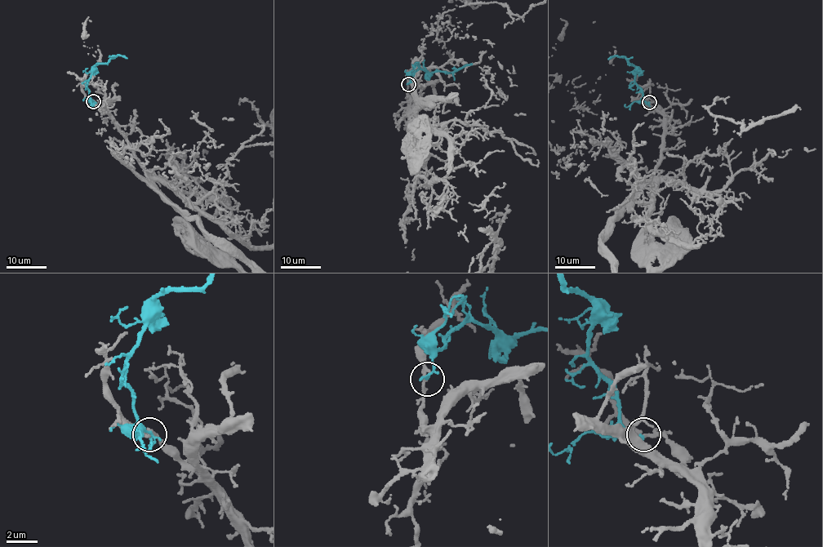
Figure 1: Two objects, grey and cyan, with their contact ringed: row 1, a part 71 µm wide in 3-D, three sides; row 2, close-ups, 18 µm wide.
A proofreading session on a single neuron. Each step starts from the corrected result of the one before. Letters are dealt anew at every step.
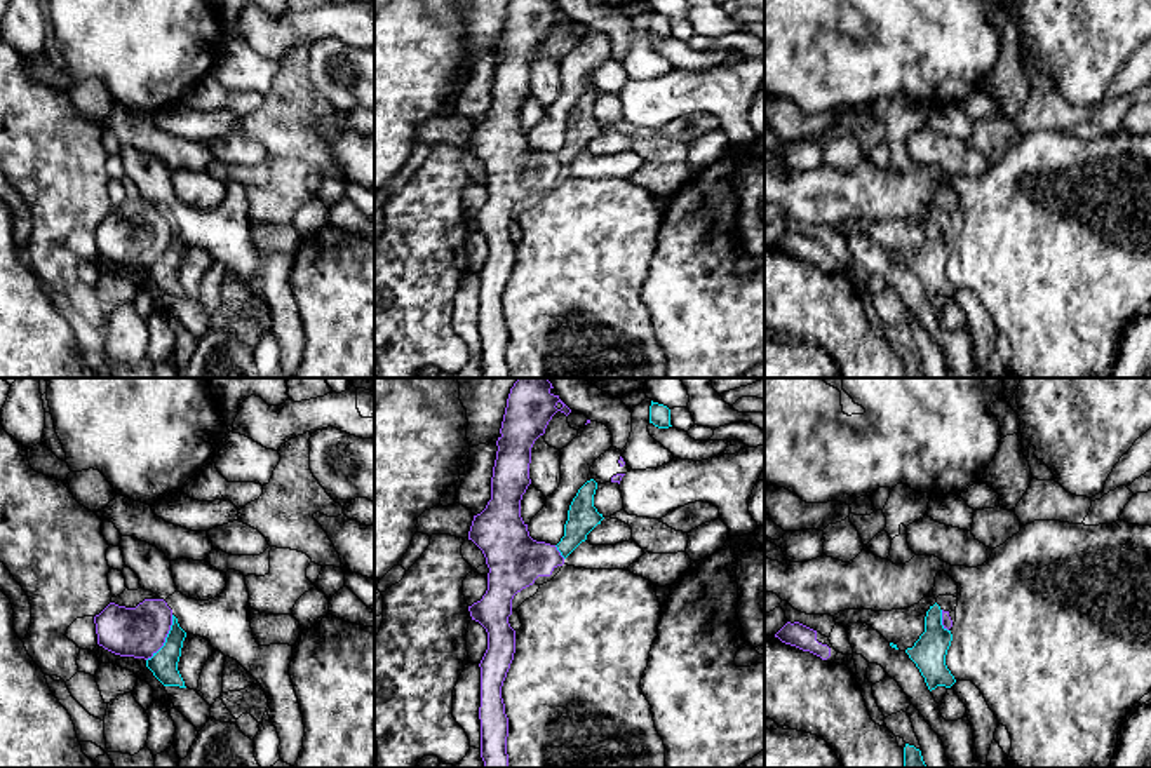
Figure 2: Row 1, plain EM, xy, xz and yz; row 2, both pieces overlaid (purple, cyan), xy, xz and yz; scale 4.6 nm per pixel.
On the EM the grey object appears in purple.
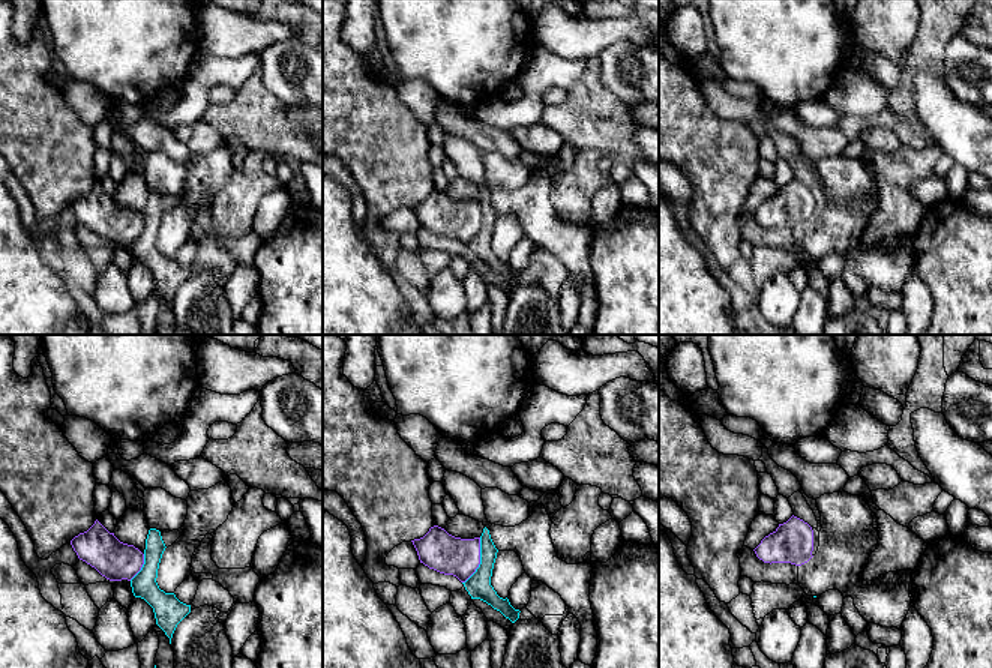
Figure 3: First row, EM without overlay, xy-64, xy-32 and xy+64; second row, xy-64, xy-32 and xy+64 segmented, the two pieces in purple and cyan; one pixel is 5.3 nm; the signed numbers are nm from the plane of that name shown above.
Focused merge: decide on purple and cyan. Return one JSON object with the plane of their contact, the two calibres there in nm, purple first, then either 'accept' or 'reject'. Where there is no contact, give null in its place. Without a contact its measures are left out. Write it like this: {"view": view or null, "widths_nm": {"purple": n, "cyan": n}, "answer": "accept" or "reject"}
{"view": "xy", "widths_nm": {"purple": 240, "cyan": 130}, "answer": "reject"}

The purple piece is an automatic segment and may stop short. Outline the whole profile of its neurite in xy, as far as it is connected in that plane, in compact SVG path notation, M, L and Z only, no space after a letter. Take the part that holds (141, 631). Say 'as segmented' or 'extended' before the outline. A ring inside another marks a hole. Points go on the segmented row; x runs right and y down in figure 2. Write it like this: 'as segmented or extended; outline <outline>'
as segmented; outline M145 599L136 608L110 603L94 616L98 644L134 658L151 658L165 643L172 610L164 599Z

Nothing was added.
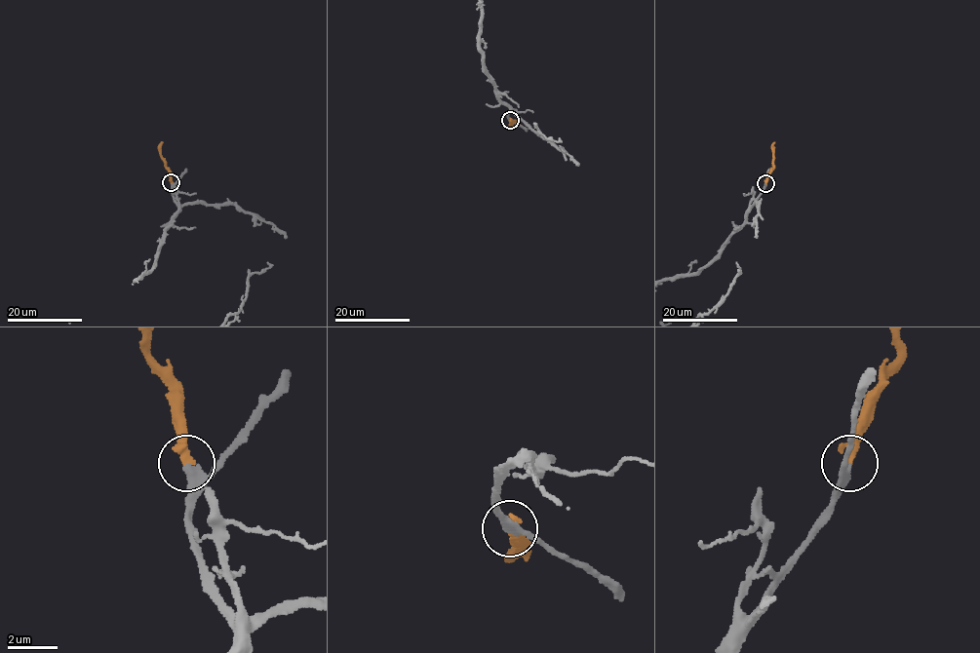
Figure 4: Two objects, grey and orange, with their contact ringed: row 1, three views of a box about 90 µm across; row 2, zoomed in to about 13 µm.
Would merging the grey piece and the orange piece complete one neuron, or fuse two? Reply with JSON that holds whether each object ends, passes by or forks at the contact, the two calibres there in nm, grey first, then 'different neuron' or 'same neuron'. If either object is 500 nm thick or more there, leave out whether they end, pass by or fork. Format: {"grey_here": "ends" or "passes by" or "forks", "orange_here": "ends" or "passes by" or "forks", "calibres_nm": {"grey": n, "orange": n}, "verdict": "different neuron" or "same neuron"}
{"grey_here": "passes by", "orange_here": "passes by", "calibres_nm": {"grey": 240, "orange": 220}, "verdict": "same neuron"}

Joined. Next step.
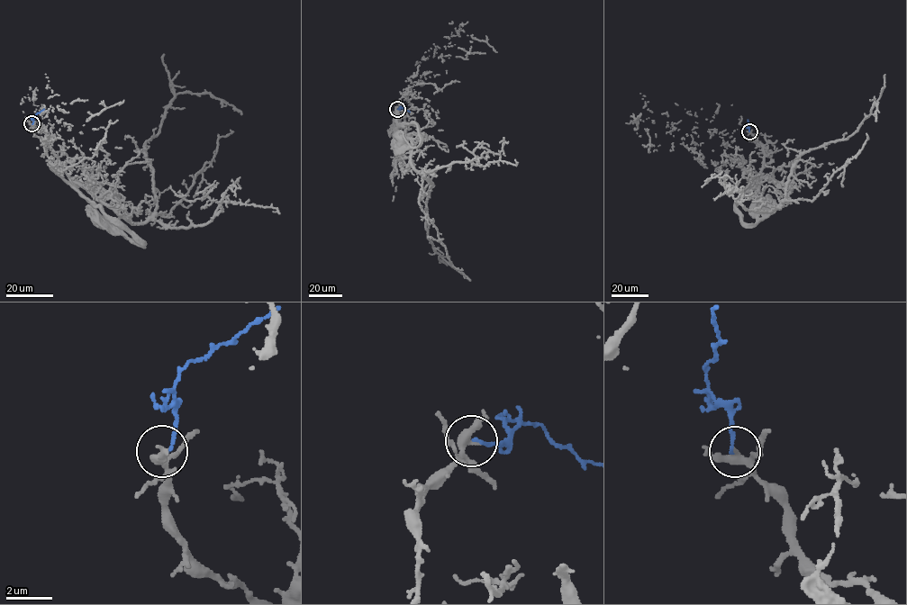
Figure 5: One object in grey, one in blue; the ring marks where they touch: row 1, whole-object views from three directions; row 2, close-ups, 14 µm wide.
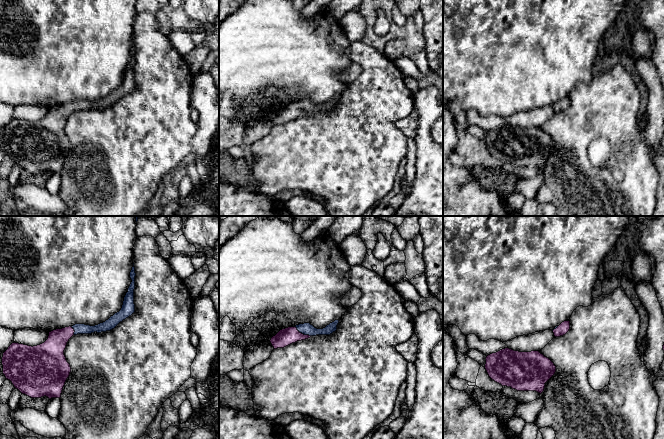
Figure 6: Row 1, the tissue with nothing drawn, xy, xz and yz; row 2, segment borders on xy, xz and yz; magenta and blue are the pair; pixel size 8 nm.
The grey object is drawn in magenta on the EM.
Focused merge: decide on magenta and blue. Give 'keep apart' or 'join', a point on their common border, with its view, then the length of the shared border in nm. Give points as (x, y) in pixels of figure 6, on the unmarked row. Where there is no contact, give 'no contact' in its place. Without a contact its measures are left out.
join | xz (301, 109) | 160 nm

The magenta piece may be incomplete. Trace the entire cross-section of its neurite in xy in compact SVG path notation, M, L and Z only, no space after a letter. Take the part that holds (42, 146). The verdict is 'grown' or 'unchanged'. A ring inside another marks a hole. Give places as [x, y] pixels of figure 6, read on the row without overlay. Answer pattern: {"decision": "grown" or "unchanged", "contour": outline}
{"decision": "grown", "contour": "M133 39L133 43L130 48L132 58L124 73L122 84L105 98L95 102L75 100L73 102L53 106L49 108L48 115L44 119L33 123L15 118L12 119L3 129L2 133L3 150L5 151L6 155L10 156L14 163L22 170L25 170L31 174L41 174L44 172L48 173L49 175L60 174L65 158L71 148L70 140L67 138L64 131L67 118L73 111L110 107L120 98L131 92L135 88L135 52L136 49Z"}

